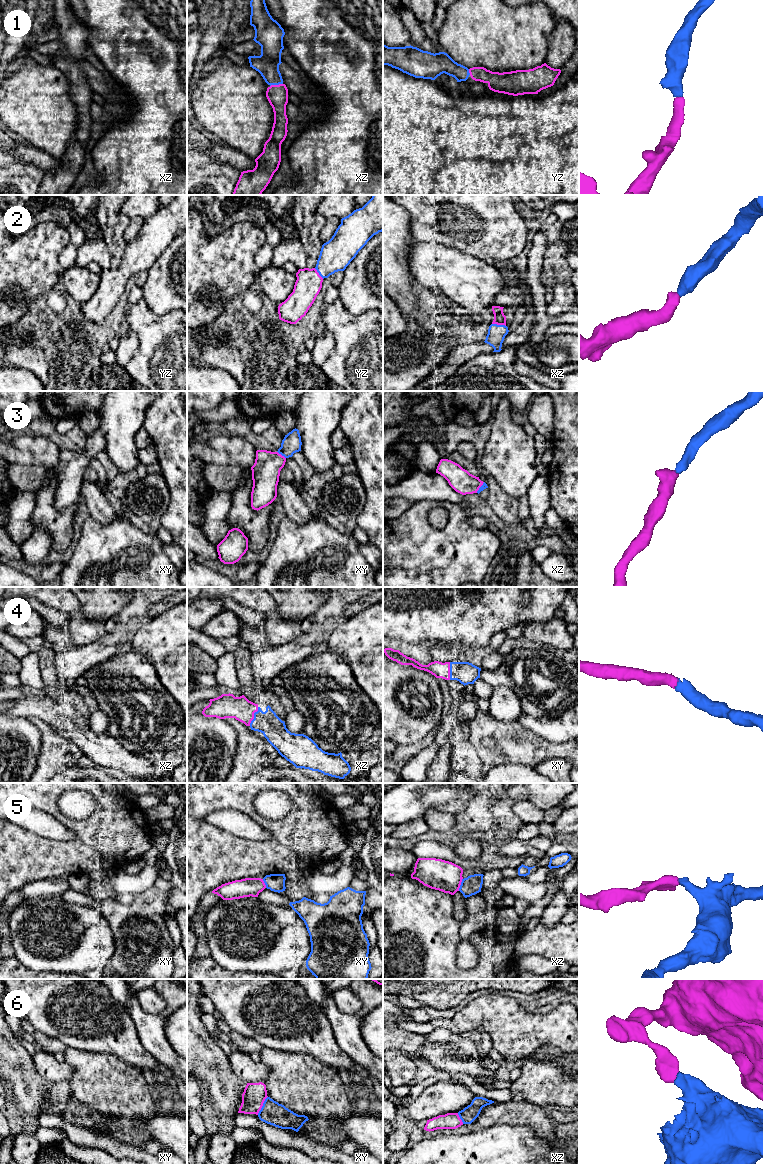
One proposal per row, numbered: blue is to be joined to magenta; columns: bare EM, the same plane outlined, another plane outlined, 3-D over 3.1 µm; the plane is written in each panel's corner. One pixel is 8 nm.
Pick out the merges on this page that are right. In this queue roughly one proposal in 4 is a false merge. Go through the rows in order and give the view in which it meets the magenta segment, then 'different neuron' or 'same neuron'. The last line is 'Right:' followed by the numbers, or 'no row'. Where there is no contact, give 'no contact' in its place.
1: contact in xz; same neuron
2: contact in xz; same neuron
3: contact in xy; same neuron
4: contact in xz; same neuron
5: contact in xz; different neuron
6: contact in xy; different neuron
Right: 1, 2, 3, 4

